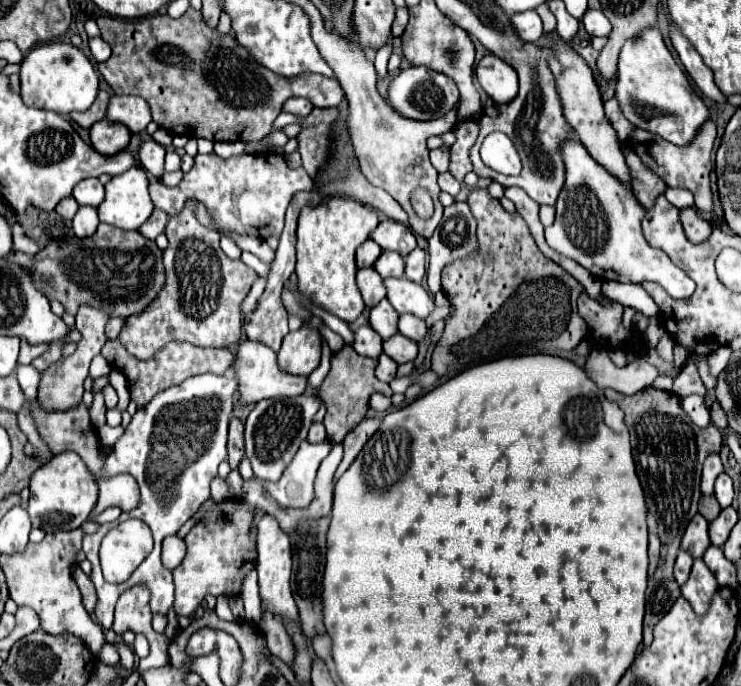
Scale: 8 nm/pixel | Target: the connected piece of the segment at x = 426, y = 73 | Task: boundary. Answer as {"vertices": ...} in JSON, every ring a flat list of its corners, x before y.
{"vertices":[[424,65,408,67,400,71,388,87,388,105,402,117,414,121,432,121,436,117,444,117,448,111,452,111,458,105,458,99,460,93,456,83,450,77,436,73]]}

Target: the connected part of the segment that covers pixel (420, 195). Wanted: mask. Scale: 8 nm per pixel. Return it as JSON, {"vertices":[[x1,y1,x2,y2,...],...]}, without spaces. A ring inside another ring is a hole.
{"vertices":[[424,187,412,193,412,207,420,219,430,219,434,215,434,201]]}

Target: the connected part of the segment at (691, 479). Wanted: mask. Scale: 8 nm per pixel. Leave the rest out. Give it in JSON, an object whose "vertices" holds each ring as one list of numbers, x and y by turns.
{"vertices":[[646,387,634,395,622,395,612,389,606,389,604,395,616,401,626,415,632,455,636,461,638,477,644,487,646,505,648,505,648,511,656,517,658,529,660,529,662,559,654,577,648,579,648,589,646,589,644,645,650,645,654,625,672,609,672,605,680,597,680,587,672,575,674,559,680,549,680,539,684,535,688,521,698,513,700,475,702,475,704,457,712,453,720,453,722,435,720,435,720,429,714,425,708,425,706,429,696,427,690,421,690,417,682,411,680,399,674,393]]}

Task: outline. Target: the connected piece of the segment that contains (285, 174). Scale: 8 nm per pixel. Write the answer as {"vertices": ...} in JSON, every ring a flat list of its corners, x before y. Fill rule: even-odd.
{"vertices":[[216,153,196,155,194,167,184,173,184,181,178,187,166,187,156,181,150,183,150,197,156,209,162,209,168,217,174,217,182,211,188,199,204,203,212,217,226,229,232,229,240,235,254,235,266,239,268,235,280,235,284,227,284,213,298,191,312,189,314,181,310,175,300,169,288,169,284,155,280,153,256,153,242,155,232,159,220,159]]}

